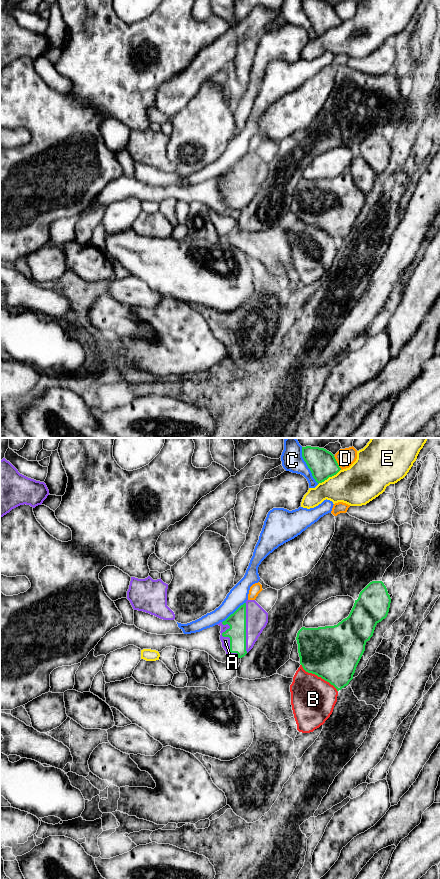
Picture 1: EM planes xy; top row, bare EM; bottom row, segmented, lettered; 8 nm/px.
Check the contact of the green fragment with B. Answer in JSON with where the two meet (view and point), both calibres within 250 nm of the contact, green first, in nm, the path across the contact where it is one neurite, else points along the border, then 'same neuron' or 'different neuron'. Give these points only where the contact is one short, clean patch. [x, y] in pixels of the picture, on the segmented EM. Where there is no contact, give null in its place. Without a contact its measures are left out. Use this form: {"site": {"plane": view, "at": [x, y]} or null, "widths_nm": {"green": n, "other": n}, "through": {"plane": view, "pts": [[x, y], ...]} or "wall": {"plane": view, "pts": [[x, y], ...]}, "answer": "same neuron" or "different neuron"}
{"site": {"plane": "xy", "at": [319, 676]}, "widths_nm": {"green": 440, "other": 360}, "answer": "same neuron"}

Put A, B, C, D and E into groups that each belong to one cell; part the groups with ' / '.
A B / C / D / E

